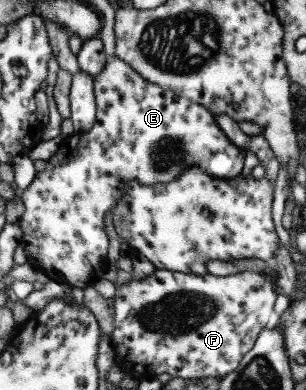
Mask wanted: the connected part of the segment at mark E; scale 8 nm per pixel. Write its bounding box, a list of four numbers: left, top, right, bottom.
[18,55,246,288]

